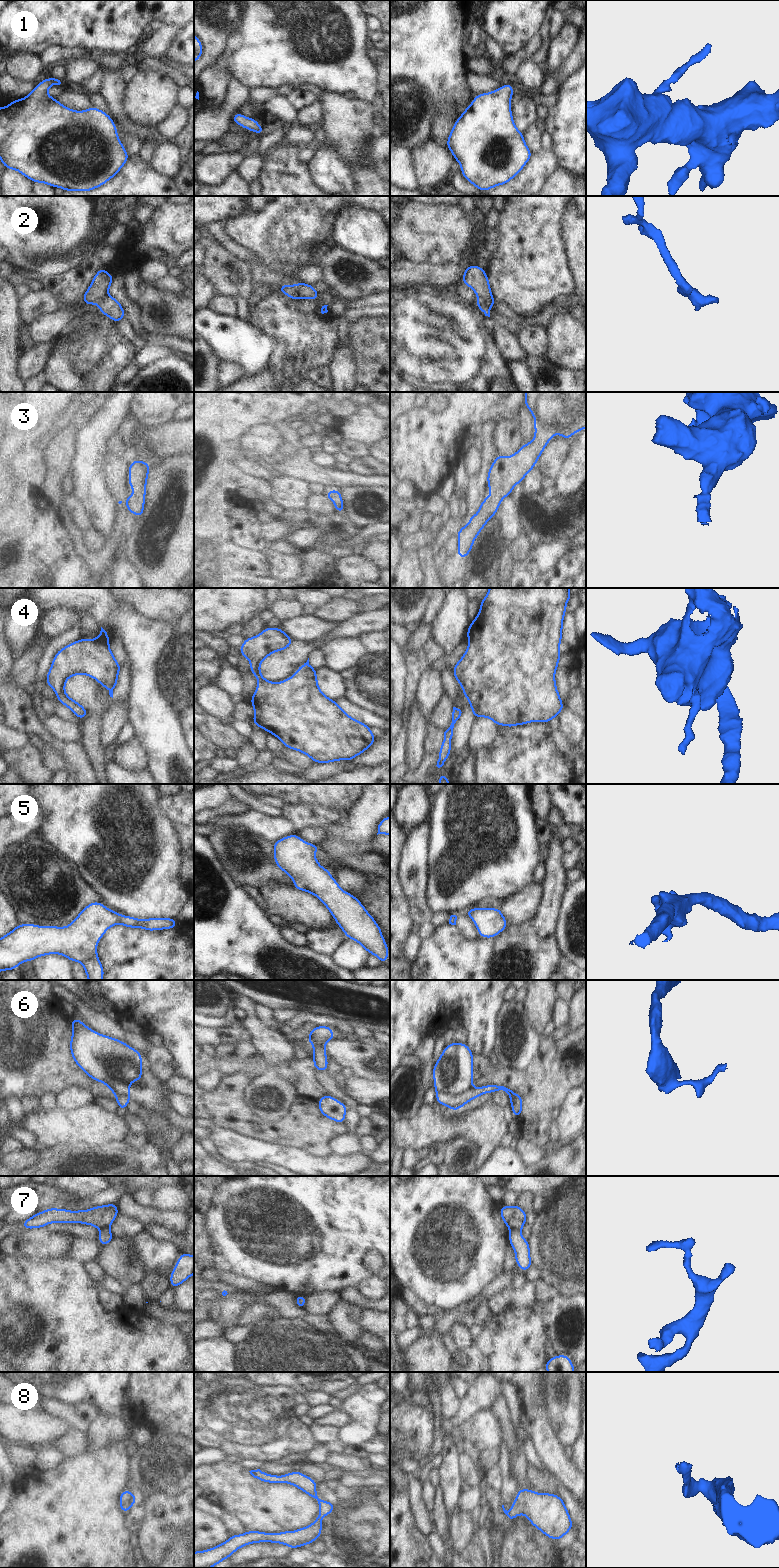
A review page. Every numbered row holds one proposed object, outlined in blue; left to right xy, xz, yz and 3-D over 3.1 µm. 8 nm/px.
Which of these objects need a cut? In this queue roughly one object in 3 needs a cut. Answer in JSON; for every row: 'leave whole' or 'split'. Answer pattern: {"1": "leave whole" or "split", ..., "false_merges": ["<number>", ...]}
{"1": "leave whole", "2": "split", "3": "leave whole", "4": "split", "5": "leave whole", "6": "split", "7": "split", "8": "leave whole", "false_merges": ["2", "4", "6", "7"]}

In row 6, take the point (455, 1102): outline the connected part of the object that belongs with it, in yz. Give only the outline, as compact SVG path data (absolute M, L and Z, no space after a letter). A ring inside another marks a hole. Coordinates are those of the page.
M485 1085L477 1088L472 1088L467 1093L460 1095L452 1095L444 1091L436 1091L436 1103L447 1106L451 1111L461 1109L465 1104L471 1100L484 1095L486 1093L496 1093L499 1090L505 1091L510 1097L510 1105L515 1119L518 1119L522 1113L523 1101L521 1095L513 1092L512 1090L497 1085Z

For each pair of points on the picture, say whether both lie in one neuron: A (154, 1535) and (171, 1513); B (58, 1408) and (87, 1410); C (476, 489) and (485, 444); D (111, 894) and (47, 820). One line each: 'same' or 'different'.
A: same
B: same
C: same
D: same

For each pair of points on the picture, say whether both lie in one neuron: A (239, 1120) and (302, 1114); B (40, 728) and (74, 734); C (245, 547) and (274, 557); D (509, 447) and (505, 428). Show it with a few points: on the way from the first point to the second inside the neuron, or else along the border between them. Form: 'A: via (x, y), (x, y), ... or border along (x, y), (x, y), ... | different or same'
A: via (255, 1128), (264, 1131), (286, 1130) | same
B: border along (44, 715), (45, 726), (55, 736), (68, 742) | different
C: border along (261, 545), (269, 560), (270, 576) | different
D: via (508, 442), (508, 433) | same

